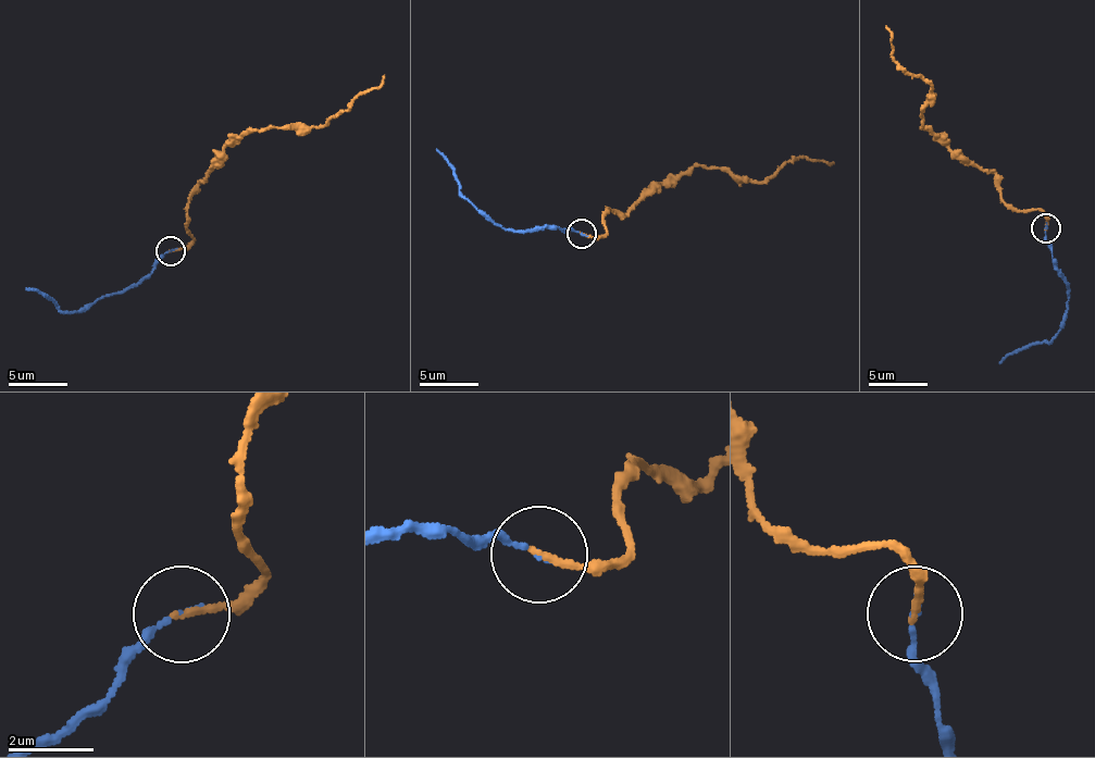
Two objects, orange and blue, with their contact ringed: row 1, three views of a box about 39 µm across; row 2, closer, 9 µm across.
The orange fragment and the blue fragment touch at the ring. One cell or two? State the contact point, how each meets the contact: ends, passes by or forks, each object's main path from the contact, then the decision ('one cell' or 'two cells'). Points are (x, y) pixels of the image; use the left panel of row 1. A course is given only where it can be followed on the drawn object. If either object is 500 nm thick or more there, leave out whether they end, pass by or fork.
at (171, 250); orange ends there; blue ends there; orange runs (171, 249), (189, 247), (194, 238), (186, 215), (198, 183), (226, 148), (254, 129), (326, 125), (385, 76); blue runs (171, 249), (127, 289), (69, 312), (54, 306), (44, 291), (26, 289); two cells

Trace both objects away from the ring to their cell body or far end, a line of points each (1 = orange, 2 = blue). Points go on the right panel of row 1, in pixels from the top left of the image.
1: (1045, 227), (1038, 208), (1016, 211), (993, 173), (923, 127), (929, 83), (894, 58), (886, 25)
2: (1045, 227), (1053, 262), (1065, 280), (1069, 298), (1066, 315), (1054, 337), (1041, 344), (1013, 349), (998, 363)

